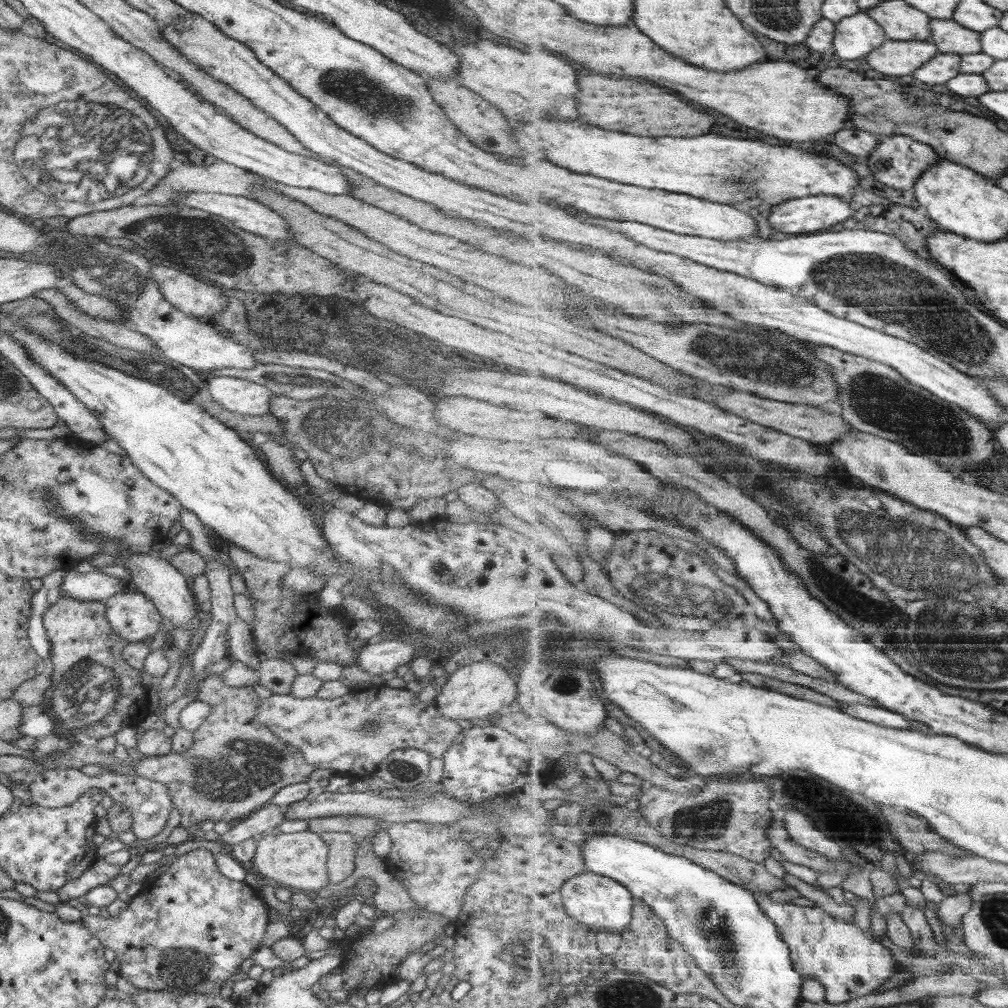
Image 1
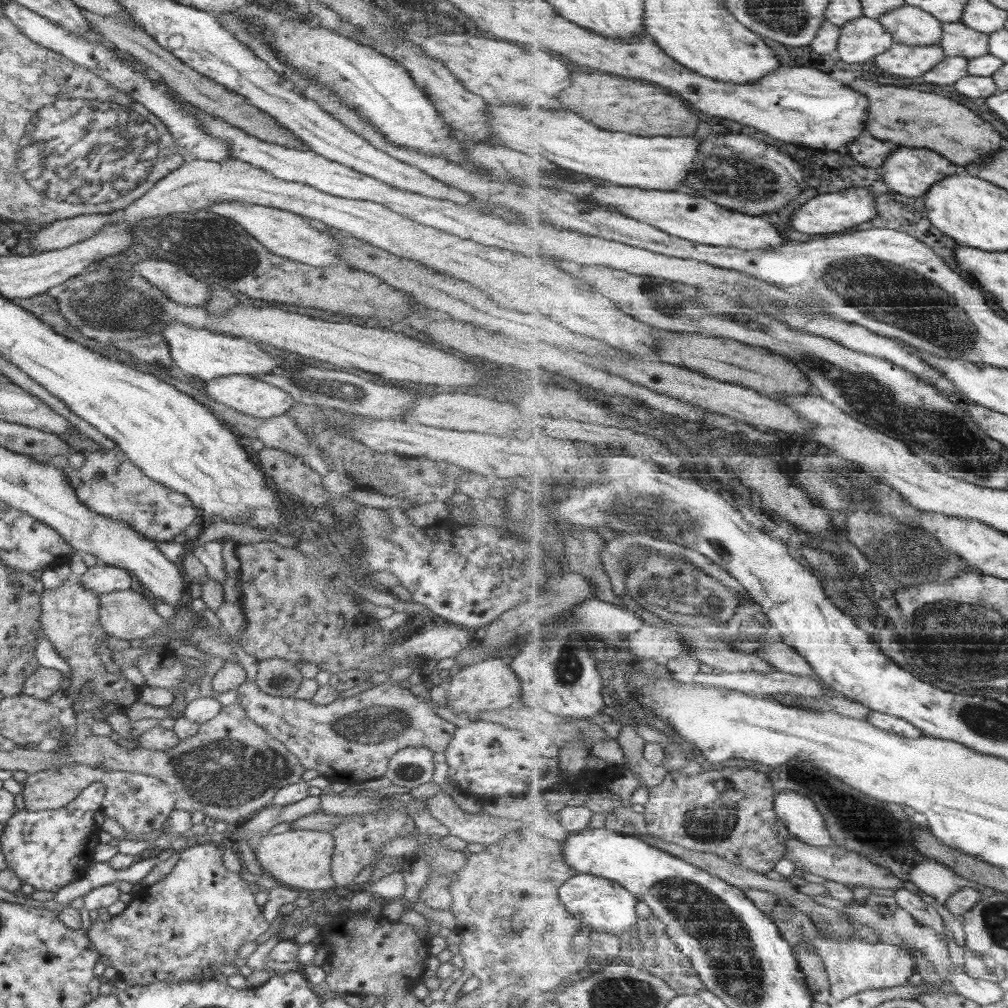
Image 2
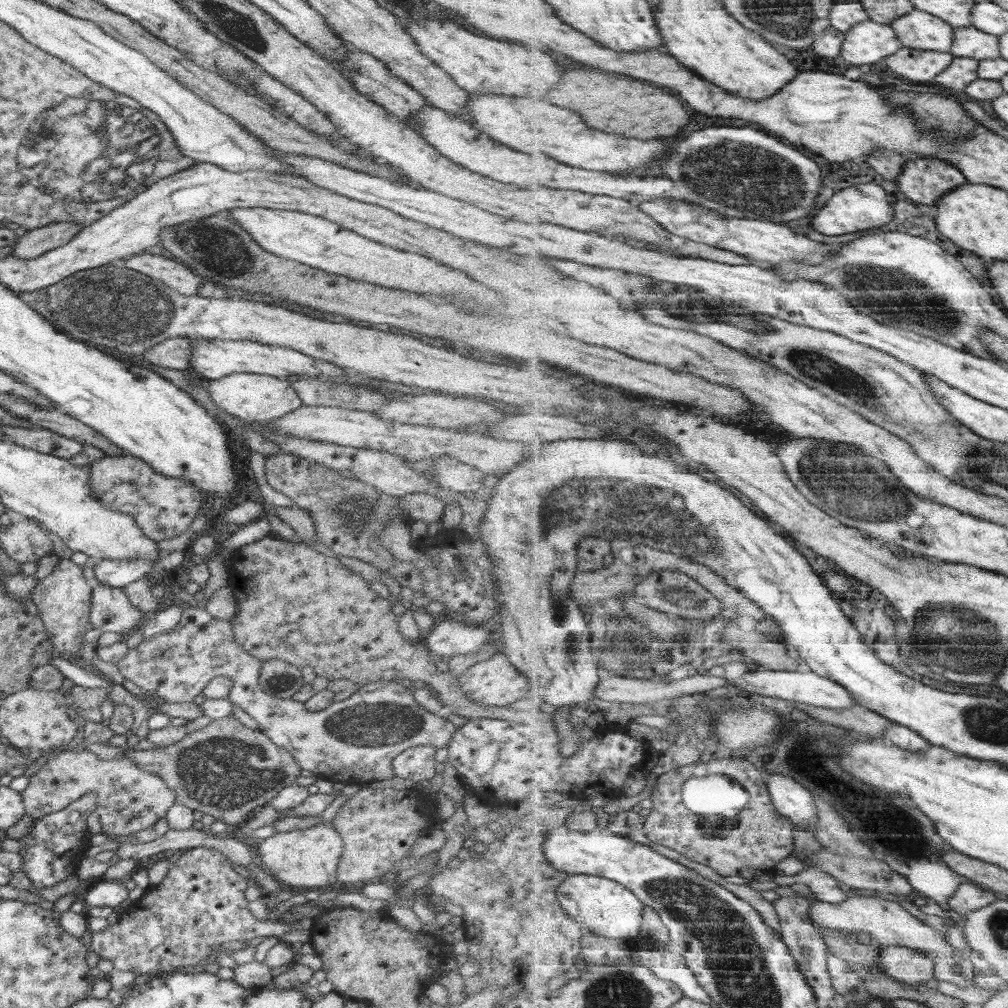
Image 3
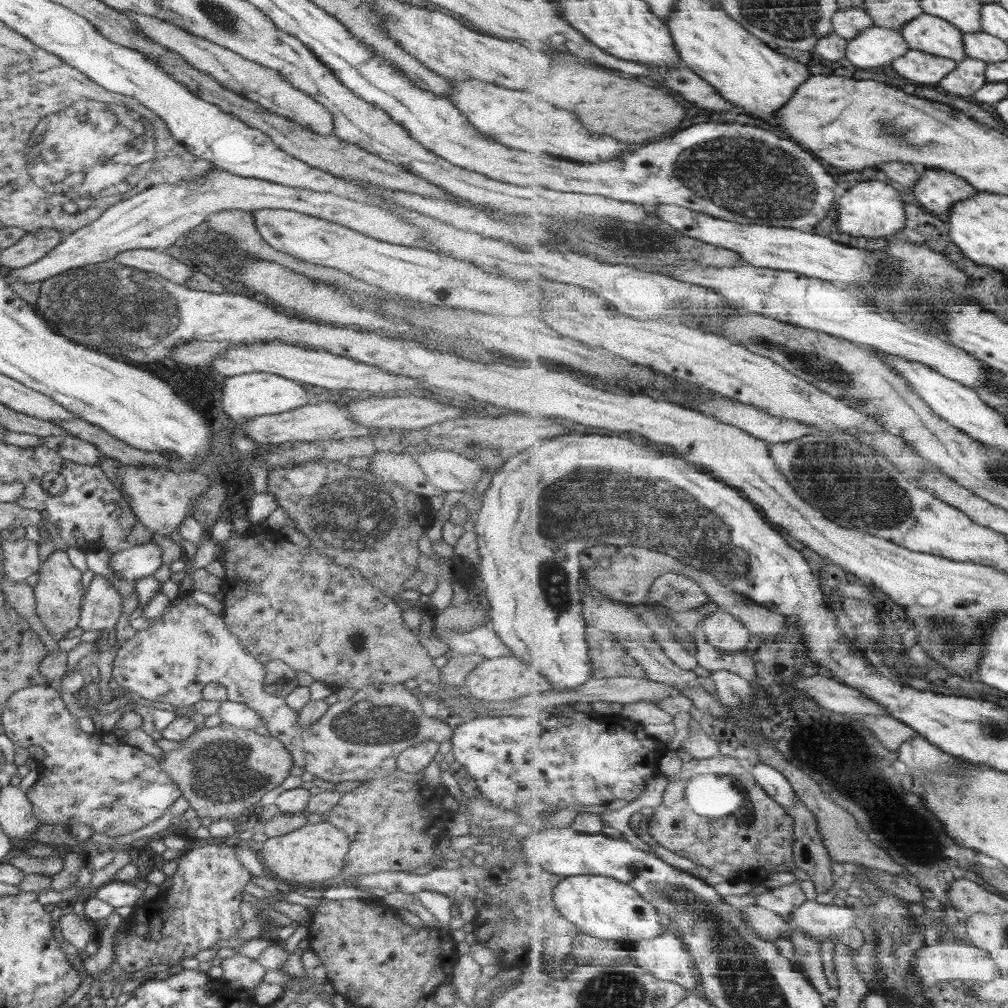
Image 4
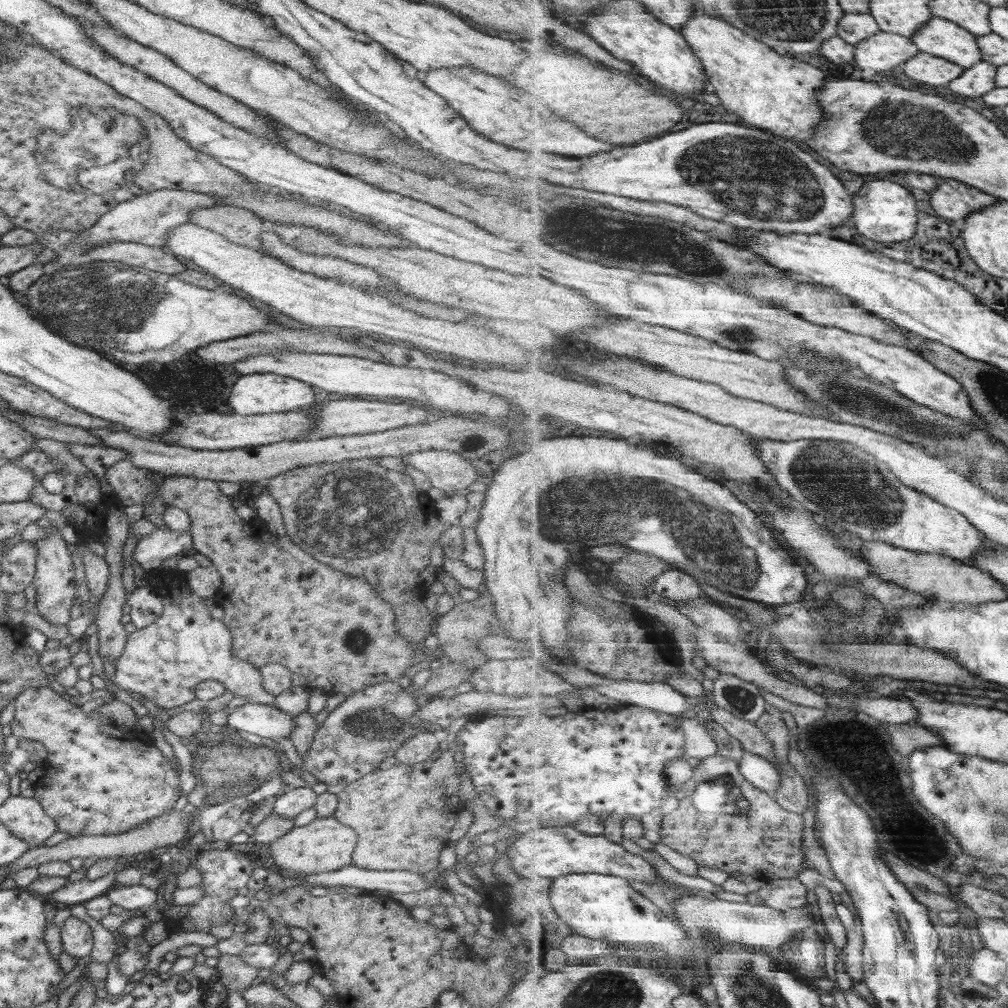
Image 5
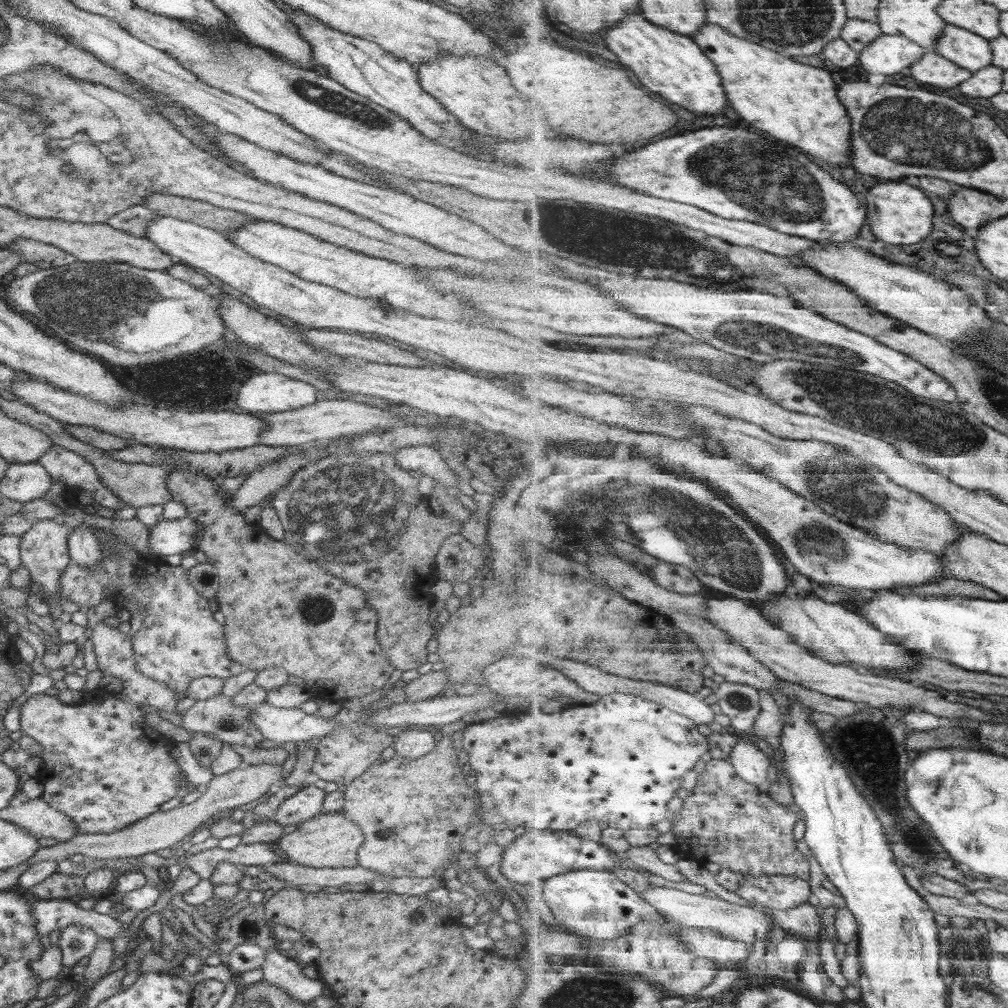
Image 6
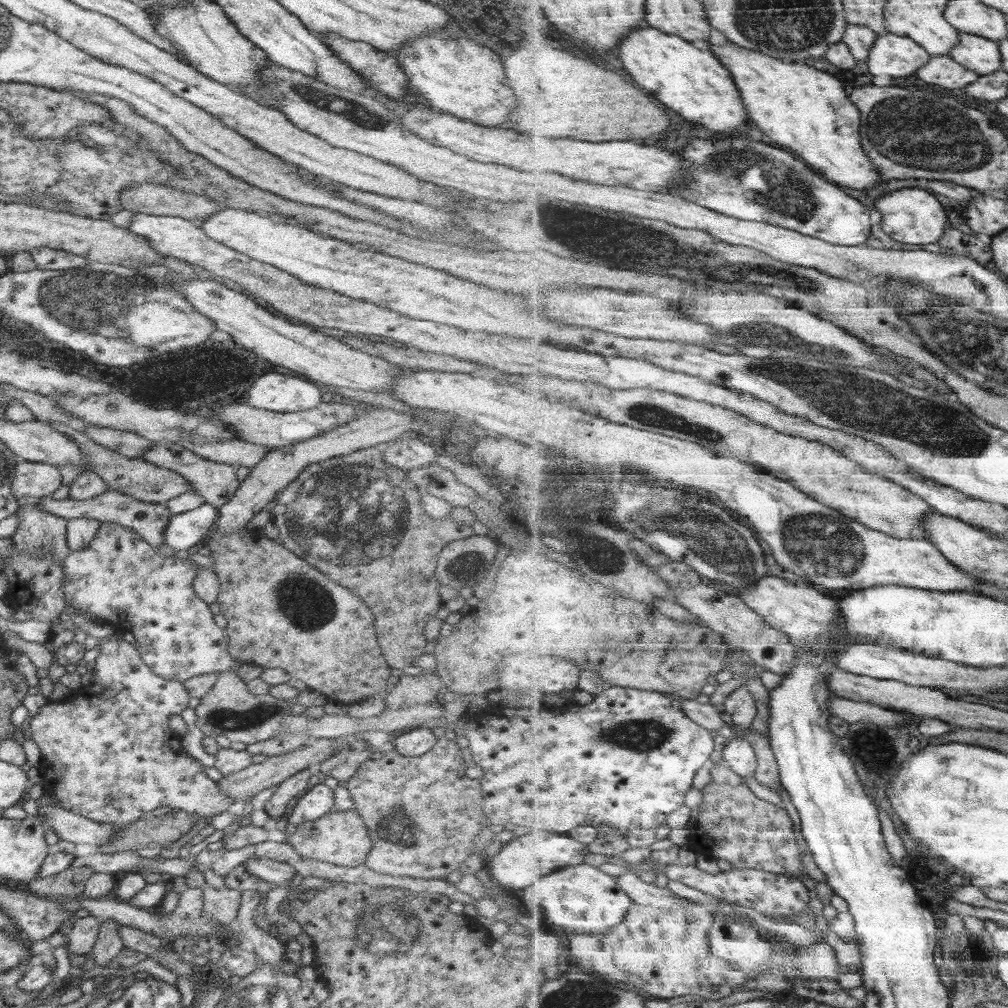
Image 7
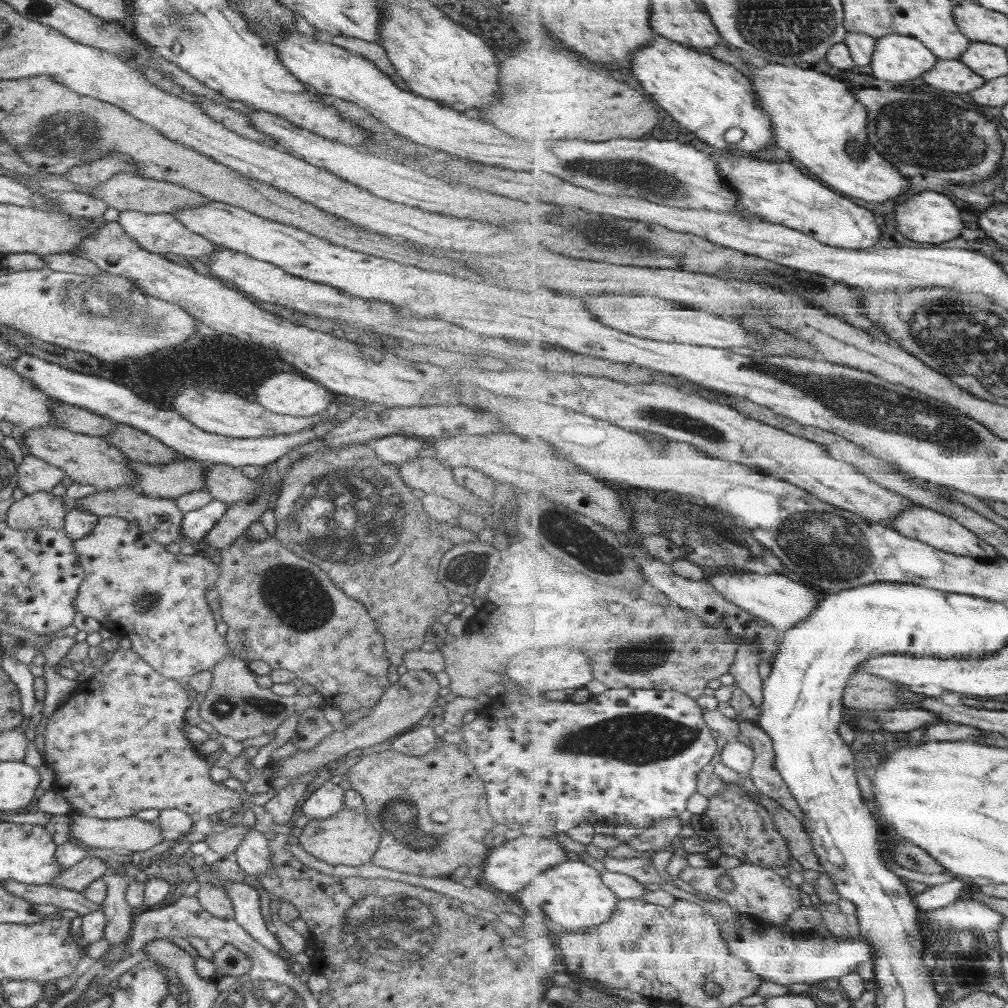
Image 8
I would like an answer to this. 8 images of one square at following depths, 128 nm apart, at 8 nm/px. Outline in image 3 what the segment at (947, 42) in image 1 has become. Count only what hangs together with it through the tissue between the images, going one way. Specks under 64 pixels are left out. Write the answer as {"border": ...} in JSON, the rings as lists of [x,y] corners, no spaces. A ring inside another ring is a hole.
{"border":[[[974,26],[955,29],[955,43],[951,50],[954,56],[972,57],[980,61],[1002,57],[1001,36],[984,32]]]}

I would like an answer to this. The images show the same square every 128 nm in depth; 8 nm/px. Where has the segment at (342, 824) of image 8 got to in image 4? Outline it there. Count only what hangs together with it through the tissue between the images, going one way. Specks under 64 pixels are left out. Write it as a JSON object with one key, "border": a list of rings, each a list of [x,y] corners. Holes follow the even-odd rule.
{"border":[[[324,821],[319,824],[307,823],[302,828],[276,838],[268,838],[261,849],[264,855],[264,862],[270,872],[276,874],[276,878],[295,882],[301,886],[314,886],[323,884],[330,878],[341,877],[344,868],[344,857],[349,851],[350,838],[332,825]]]}

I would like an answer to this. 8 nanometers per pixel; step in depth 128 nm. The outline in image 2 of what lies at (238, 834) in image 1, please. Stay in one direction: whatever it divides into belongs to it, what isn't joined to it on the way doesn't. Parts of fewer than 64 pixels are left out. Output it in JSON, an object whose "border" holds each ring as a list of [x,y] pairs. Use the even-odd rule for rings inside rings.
{"border":[[[308,796],[304,800],[287,805],[265,807],[260,809],[254,816],[243,822],[239,829],[238,839],[252,839],[259,832],[270,831],[270,829],[281,823],[292,823],[294,820],[319,812],[321,796]]]}

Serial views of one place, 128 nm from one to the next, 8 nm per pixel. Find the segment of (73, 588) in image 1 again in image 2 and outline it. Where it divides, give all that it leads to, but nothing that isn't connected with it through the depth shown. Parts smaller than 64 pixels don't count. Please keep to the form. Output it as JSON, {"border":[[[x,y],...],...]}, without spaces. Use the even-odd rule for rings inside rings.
{"border":[[[108,564],[88,568],[85,574],[78,577],[78,580],[84,588],[98,594],[136,588],[135,579],[128,571]]]}

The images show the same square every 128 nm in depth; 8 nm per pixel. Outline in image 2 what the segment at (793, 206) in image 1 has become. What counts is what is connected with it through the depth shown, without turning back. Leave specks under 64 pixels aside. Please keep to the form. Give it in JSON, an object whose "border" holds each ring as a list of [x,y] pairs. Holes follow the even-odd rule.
{"border":[[[858,188],[858,190],[850,190],[850,192],[826,192],[826,194],[816,195],[798,207],[790,217],[791,226],[806,234],[828,234],[829,236],[834,232],[842,233],[842,230],[848,230],[848,228],[876,218],[879,213],[877,204],[878,196],[874,192],[870,192],[868,188]]]}

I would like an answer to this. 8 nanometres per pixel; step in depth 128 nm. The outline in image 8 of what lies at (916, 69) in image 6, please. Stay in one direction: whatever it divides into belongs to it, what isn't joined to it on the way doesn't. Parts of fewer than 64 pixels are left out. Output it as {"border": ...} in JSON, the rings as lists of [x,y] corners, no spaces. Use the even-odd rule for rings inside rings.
{"border":[[[940,59],[923,79],[931,86],[956,93],[971,93],[981,89],[989,80],[980,76],[960,59]]]}

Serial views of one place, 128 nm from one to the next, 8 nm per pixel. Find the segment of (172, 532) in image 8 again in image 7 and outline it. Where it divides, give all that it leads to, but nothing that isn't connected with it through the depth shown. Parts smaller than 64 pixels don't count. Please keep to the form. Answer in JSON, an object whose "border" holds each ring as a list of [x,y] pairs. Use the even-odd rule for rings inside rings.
{"border":[[[109,488],[92,499],[74,500],[65,498],[56,500],[48,496],[37,499],[36,503],[41,506],[44,512],[49,512],[67,521],[74,518],[90,518],[101,523],[110,522],[126,526],[142,537],[148,544],[156,548],[161,548],[164,540],[164,529],[168,526],[169,520],[174,516],[167,509],[165,503],[142,502],[127,494],[122,494]]]}

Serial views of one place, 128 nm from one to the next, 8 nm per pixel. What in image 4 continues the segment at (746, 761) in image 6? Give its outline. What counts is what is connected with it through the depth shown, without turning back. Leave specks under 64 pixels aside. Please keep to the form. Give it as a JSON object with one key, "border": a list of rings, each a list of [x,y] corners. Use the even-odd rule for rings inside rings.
{"border":[[[760,762],[753,766],[752,774],[756,776],[756,780],[768,792],[768,795],[780,802],[780,805],[783,805],[788,812],[798,803],[798,794],[794,786],[780,770]]]}

